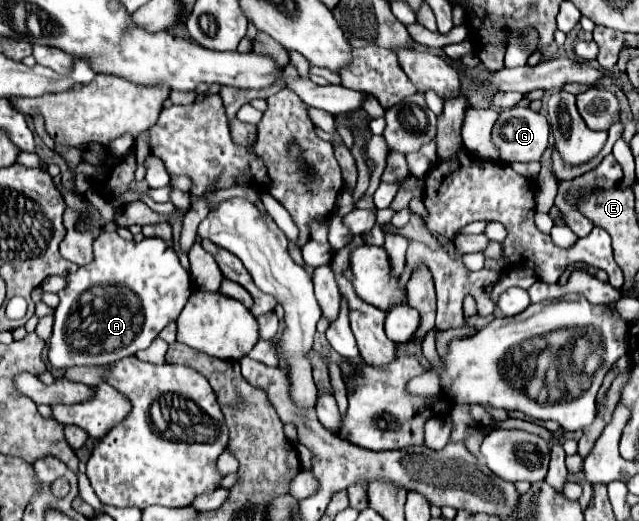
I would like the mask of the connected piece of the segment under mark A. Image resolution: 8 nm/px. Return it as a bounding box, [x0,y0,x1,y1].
[49,232,193,372]

